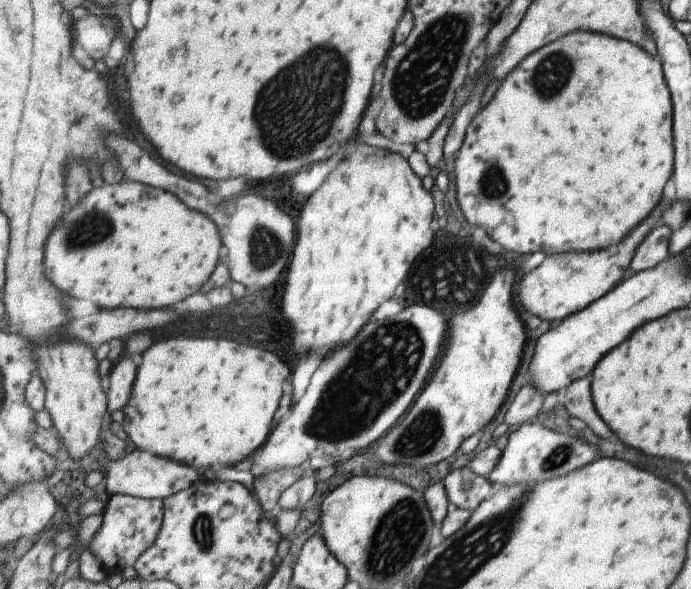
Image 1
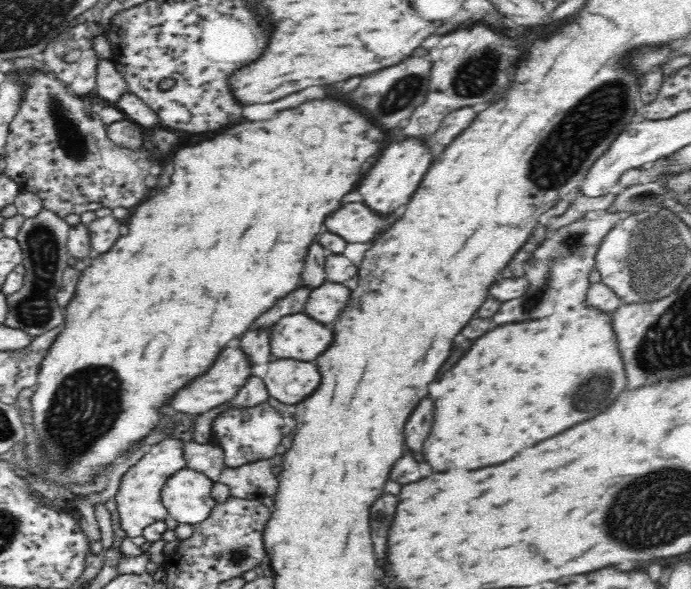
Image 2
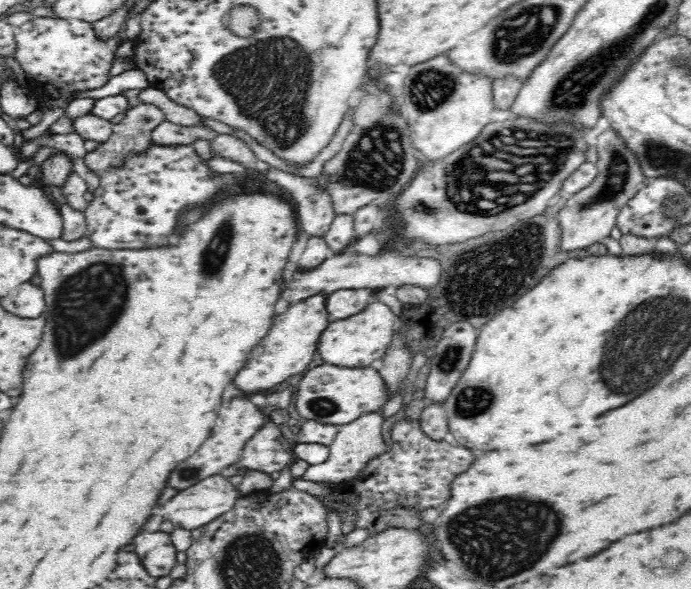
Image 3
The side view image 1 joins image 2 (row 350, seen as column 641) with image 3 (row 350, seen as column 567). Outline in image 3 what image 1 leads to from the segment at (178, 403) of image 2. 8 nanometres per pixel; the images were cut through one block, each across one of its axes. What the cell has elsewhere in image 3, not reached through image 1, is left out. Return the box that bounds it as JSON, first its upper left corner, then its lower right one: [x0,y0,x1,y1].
[236,293,329,392]

